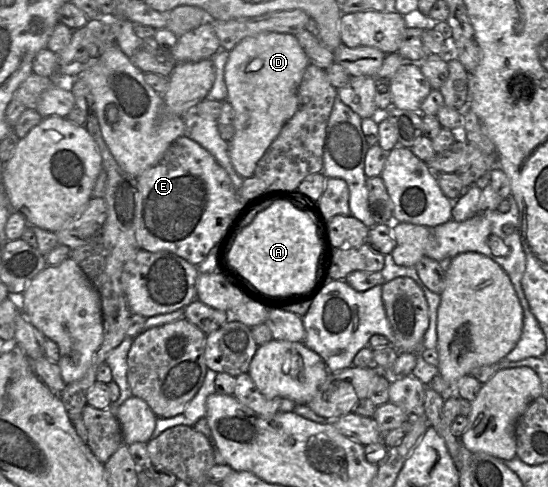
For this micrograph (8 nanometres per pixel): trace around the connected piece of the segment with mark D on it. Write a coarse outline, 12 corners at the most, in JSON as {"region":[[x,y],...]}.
{"region":[[294,35],[228,52],[229,156],[253,177],[296,113],[310,60]]}

